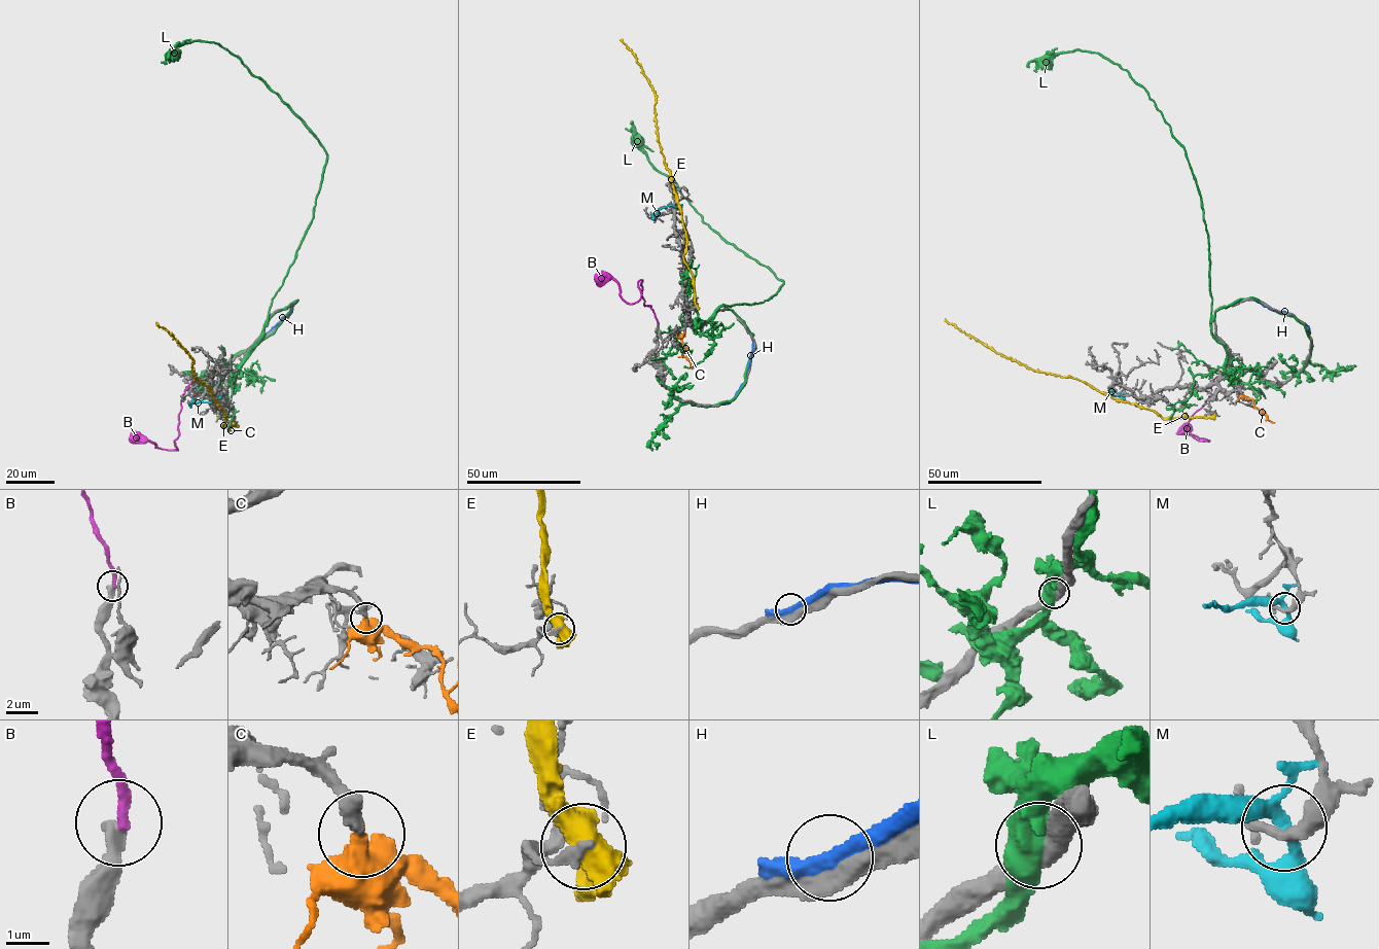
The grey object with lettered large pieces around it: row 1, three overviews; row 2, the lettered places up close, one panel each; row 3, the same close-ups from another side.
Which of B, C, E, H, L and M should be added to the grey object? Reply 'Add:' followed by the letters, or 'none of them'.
Add: C

